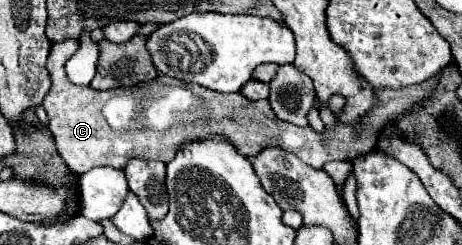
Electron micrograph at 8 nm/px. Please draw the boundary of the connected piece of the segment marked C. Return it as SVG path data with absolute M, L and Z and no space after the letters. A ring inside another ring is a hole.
M78 40L56 42L48 54L48 72L52 78L52 88L44 98L42 106L48 112L48 128L54 134L56 148L70 170L76 174L84 174L96 166L112 166L124 168L130 158L144 160L162 160L170 162L176 152L194 140L212 138L212 134L224 136L242 156L254 156L264 146L280 146L296 154L302 162L312 168L322 168L332 160L352 160L356 156L364 156L372 152L376 144L376 134L384 124L398 122L406 112L424 104L434 88L438 86L440 72L428 78L422 84L406 86L406 88L384 88L378 92L378 106L372 108L370 116L364 118L364 132L356 134L350 126L336 122L334 132L324 130L316 134L310 126L300 128L276 118L268 100L252 102L240 92L234 94L218 94L214 90L202 88L198 84L188 84L174 80L170 76L160 74L158 78L136 84L134 88L116 88L116 90L94 90L90 86L76 86L68 80L64 72L64 64L78 50ZM186 88L186 112L182 110L182 102L174 100L174 90Z

